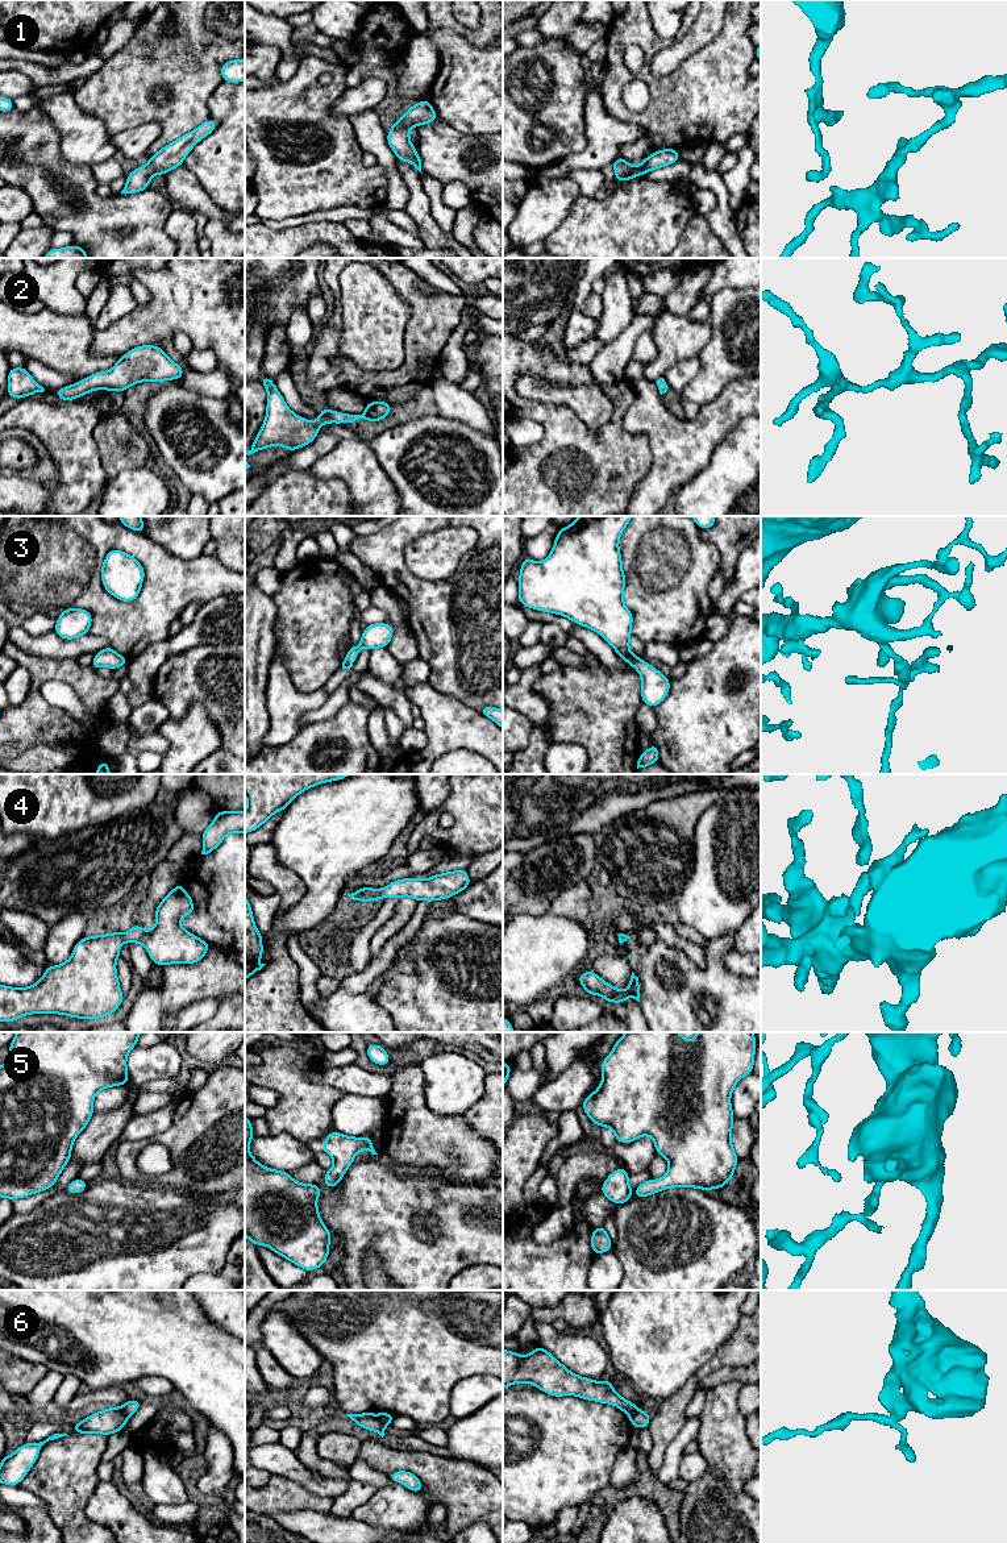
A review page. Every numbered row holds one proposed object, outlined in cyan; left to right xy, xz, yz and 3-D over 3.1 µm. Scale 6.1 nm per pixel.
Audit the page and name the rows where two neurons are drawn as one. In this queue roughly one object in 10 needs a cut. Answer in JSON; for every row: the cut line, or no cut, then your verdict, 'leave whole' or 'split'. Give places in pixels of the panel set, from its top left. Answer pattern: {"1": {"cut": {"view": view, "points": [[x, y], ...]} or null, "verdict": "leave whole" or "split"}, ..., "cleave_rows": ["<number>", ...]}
{"1": {"cut": null, "verdict": "leave whole"}, "2": {"cut": null, "verdict": "leave whole"}, "3": {"cut": null, "verdict": "leave whole"}, "4": {"cut": null, "verdict": "leave whole"}, "5": {"cut": null, "verdict": "leave whole"}, "6": {"cut": {"view": "xz", "points": [[374, 1414], [386, 1425]]}, "verdict": "split"}, "cleave_rows": ["6"]}

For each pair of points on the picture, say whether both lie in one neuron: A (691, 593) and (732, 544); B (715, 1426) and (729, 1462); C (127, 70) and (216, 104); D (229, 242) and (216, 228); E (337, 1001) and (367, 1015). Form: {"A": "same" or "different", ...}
{"A": "different", "B": "same", "C": "different", "D": "same", "E": "same"}

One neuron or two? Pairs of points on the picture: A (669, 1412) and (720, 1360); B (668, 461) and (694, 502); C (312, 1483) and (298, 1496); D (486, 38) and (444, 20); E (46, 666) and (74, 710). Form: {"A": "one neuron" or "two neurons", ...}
{"A": "one neuron", "B": "two neurons", "C": "two neurons", "D": "one neuron", "E": "two neurons"}

